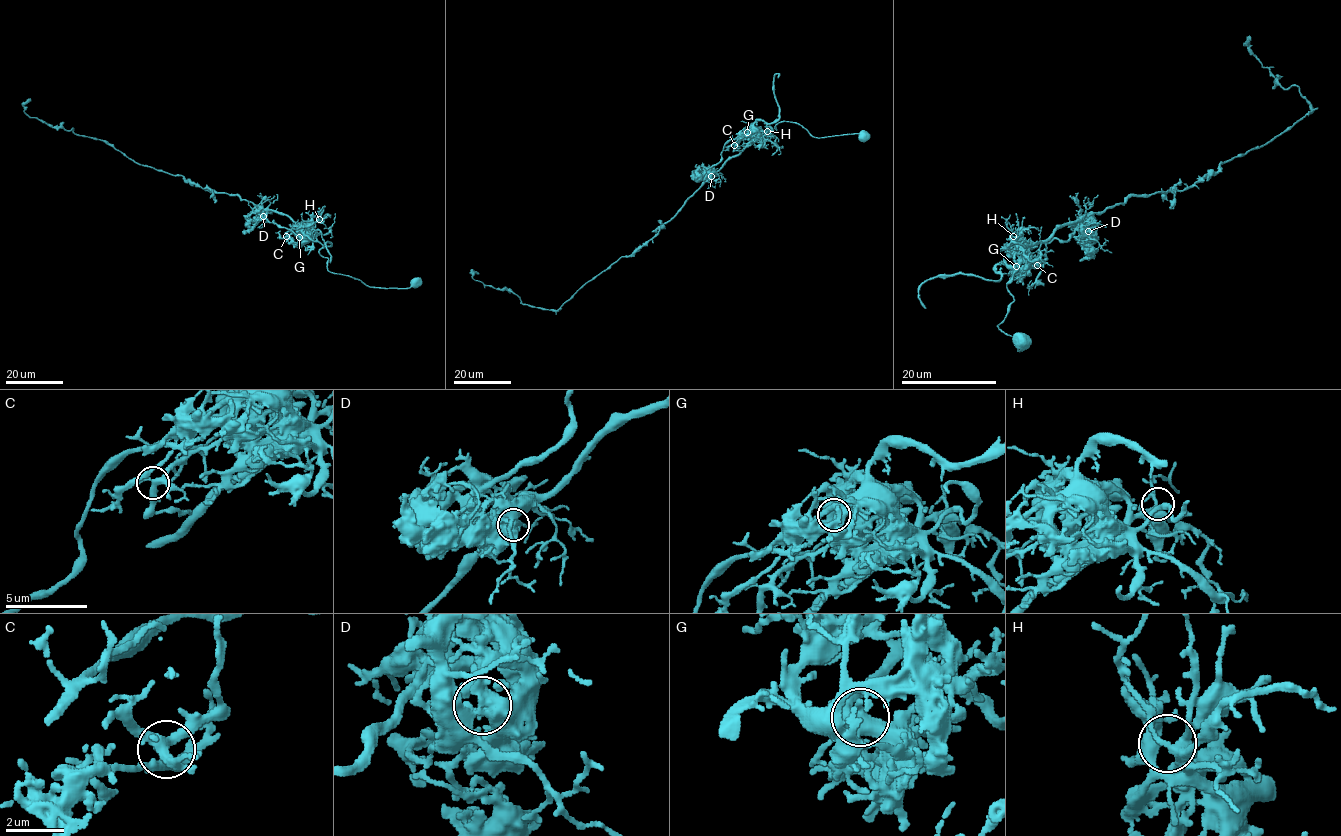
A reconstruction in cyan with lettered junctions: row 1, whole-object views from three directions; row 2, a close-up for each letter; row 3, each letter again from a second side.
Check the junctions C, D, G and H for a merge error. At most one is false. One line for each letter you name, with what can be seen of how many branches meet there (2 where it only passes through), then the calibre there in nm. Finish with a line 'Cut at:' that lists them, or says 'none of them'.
D: branches 4; calibre 440 nm
Cut at: D

